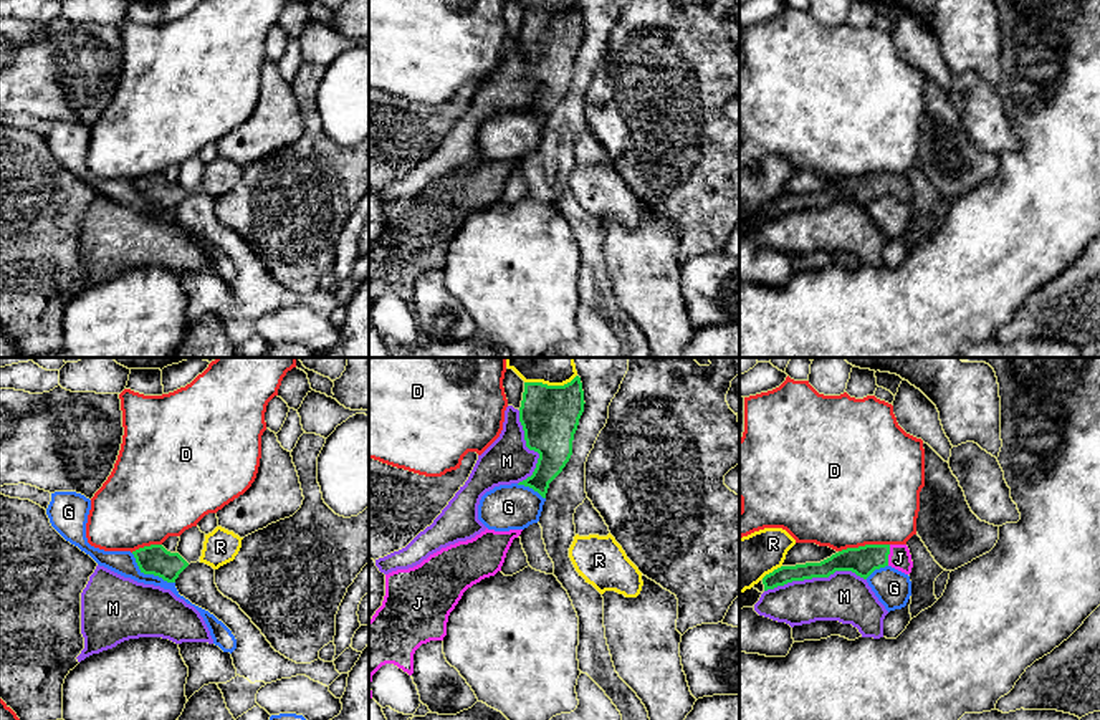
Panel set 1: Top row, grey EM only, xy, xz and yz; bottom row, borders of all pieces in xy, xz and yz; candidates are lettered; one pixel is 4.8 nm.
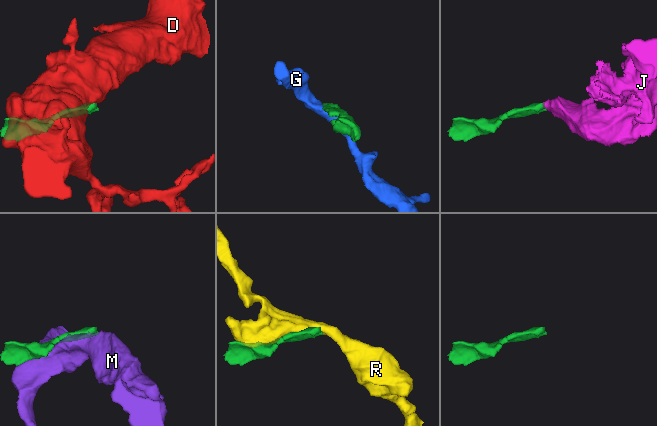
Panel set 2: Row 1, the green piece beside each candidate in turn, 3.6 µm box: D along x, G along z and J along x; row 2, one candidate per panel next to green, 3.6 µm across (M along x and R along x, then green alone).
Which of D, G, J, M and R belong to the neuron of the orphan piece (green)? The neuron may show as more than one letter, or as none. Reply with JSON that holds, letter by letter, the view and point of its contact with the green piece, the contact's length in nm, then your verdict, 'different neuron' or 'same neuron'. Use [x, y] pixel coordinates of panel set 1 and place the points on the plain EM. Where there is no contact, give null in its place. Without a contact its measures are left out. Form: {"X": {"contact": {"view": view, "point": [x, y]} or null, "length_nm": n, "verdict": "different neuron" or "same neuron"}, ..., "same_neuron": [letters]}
{"D": {"contact": {"view": "yz", "point": [865, 174]}, "length_nm": 260, "verdict": "different neuron"}, "G": {"contact": {"view": "xy", "point": [149, 202]}, "length_nm": 260, "verdict": "different neuron"}, "J": {"contact": {"view": "yz", "point": [889, 182]}, "length_nm": 110, "verdict": "same neuron"}, "M": {"contact": {"view": "yz", "point": [814, 206]}, "length_nm": 500, "verdict": "different neuron"}, "R": {"contact": {"view": "yz", "point": [773, 201]}, "length_nm": 120, "verdict": "different neuron"}, "same_neuron": ["J"]}

